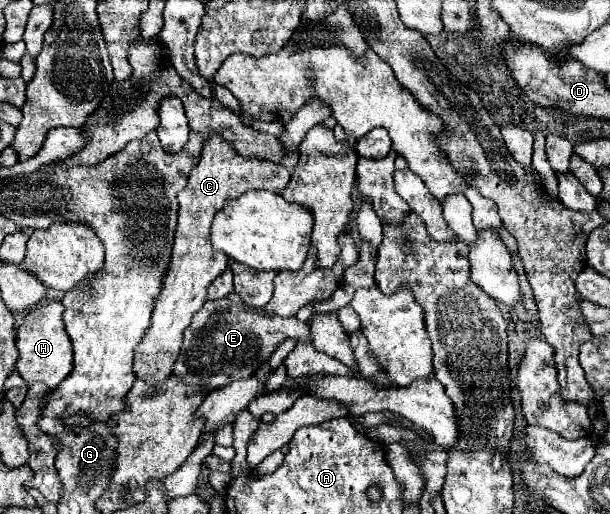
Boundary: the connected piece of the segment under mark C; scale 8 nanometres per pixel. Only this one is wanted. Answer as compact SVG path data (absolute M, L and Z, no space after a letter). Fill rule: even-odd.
M220 134L204 140L200 160L192 168L186 188L178 194L180 210L178 210L178 226L172 248L172 264L168 266L164 288L156 298L156 308L152 312L152 326L148 328L144 340L136 346L134 354L134 372L138 378L156 384L172 374L172 364L176 362L182 346L182 332L190 324L192 316L208 300L206 288L210 286L210 282L228 268L228 258L214 256L214 250L210 246L210 226L214 214L226 204L228 198L236 198L252 188L264 188L282 194L282 190L288 186L288 180L290 172L282 164L270 160L244 158L238 152L234 152L232 144L224 140Z

